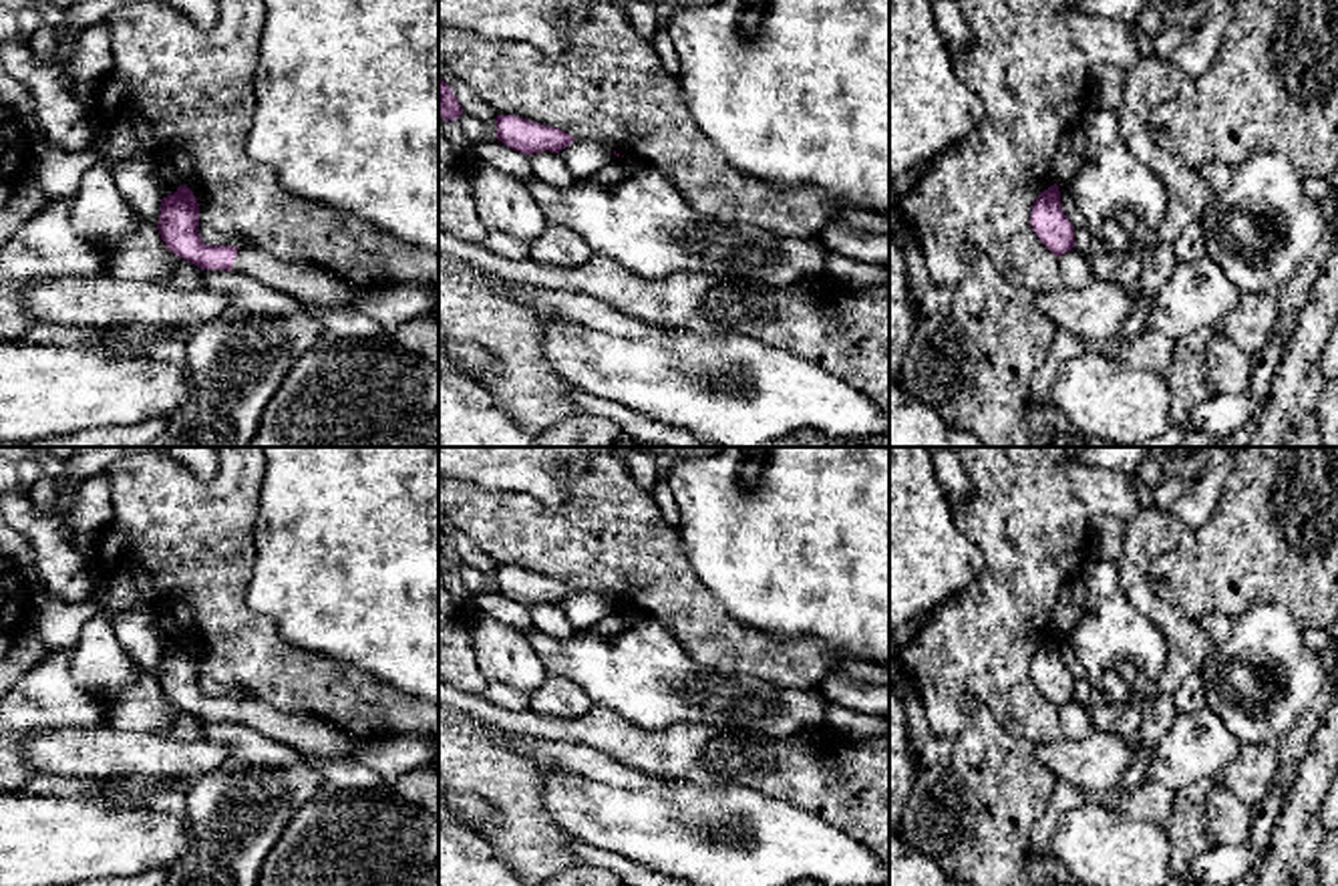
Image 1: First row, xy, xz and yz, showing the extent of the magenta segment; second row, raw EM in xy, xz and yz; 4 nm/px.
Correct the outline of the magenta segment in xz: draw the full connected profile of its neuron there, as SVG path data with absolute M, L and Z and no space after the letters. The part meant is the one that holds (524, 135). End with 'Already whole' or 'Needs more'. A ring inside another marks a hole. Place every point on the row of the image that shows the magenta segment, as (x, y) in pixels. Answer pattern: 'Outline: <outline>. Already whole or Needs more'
Outline: M497 115L495 127L501 143L527 155L543 151L559 153L569 143L577 141L559 129L515 115Z. Already whole

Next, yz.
Outline: M1056 183L1036 197L1030 211L1030 226L1056 258L1074 248L1074 228L1062 211Z. Already whole

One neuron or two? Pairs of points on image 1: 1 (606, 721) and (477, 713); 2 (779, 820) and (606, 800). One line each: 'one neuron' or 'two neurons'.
1: one neuron
2: one neuron

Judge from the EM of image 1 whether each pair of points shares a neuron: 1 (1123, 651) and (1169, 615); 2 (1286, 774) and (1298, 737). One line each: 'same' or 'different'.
1: different
2: same

